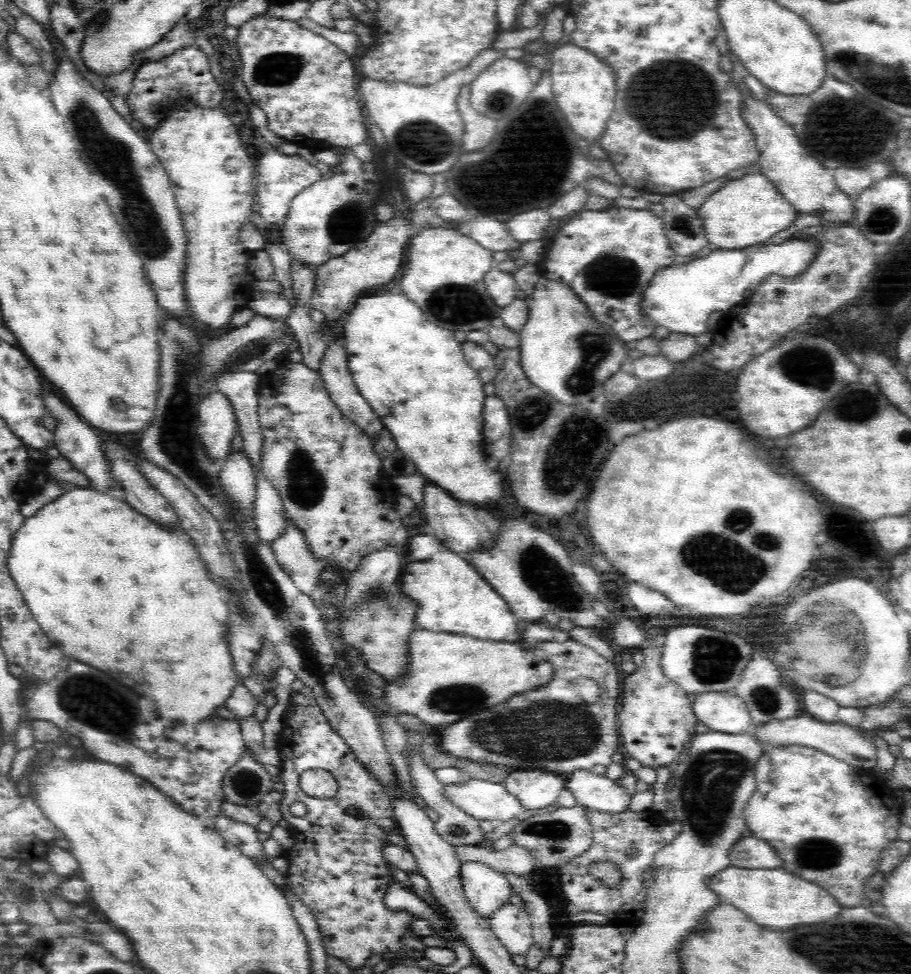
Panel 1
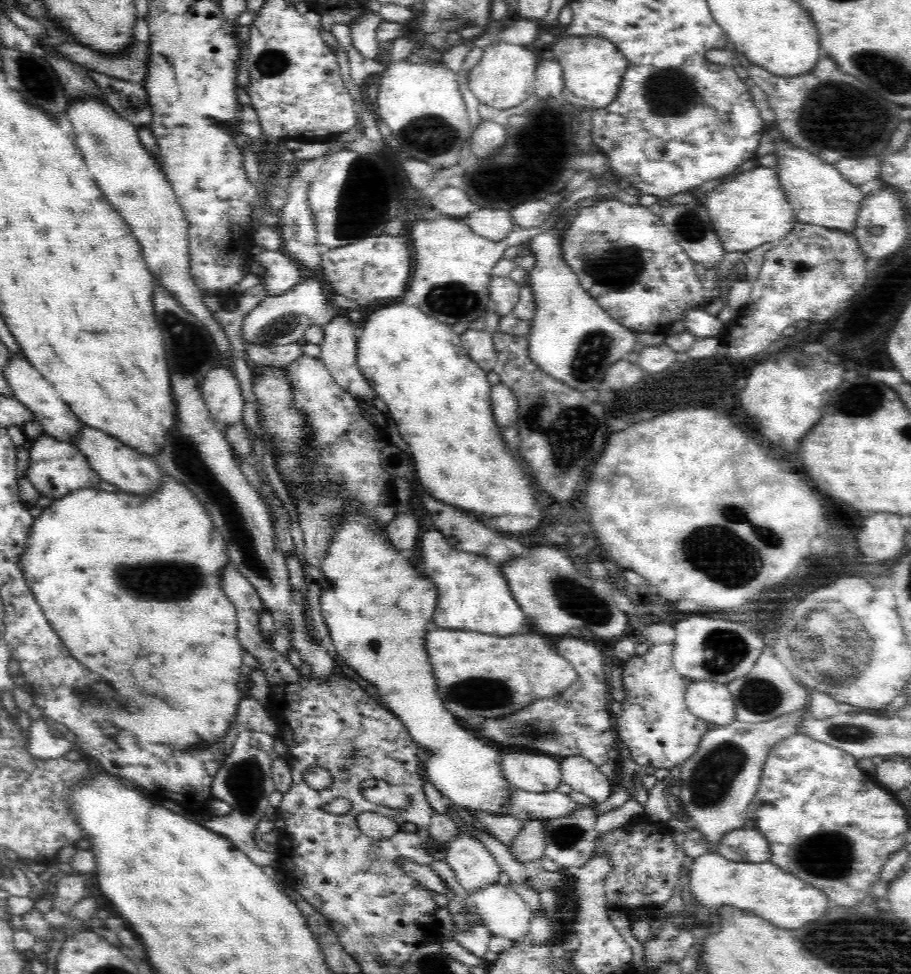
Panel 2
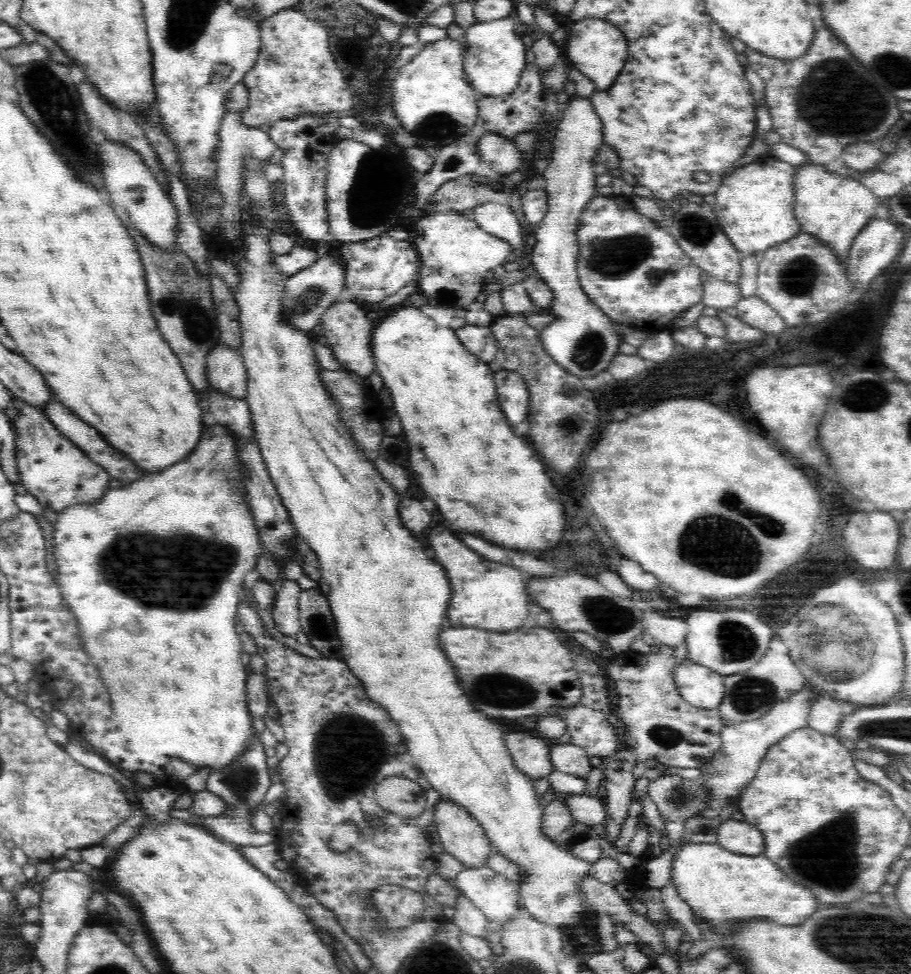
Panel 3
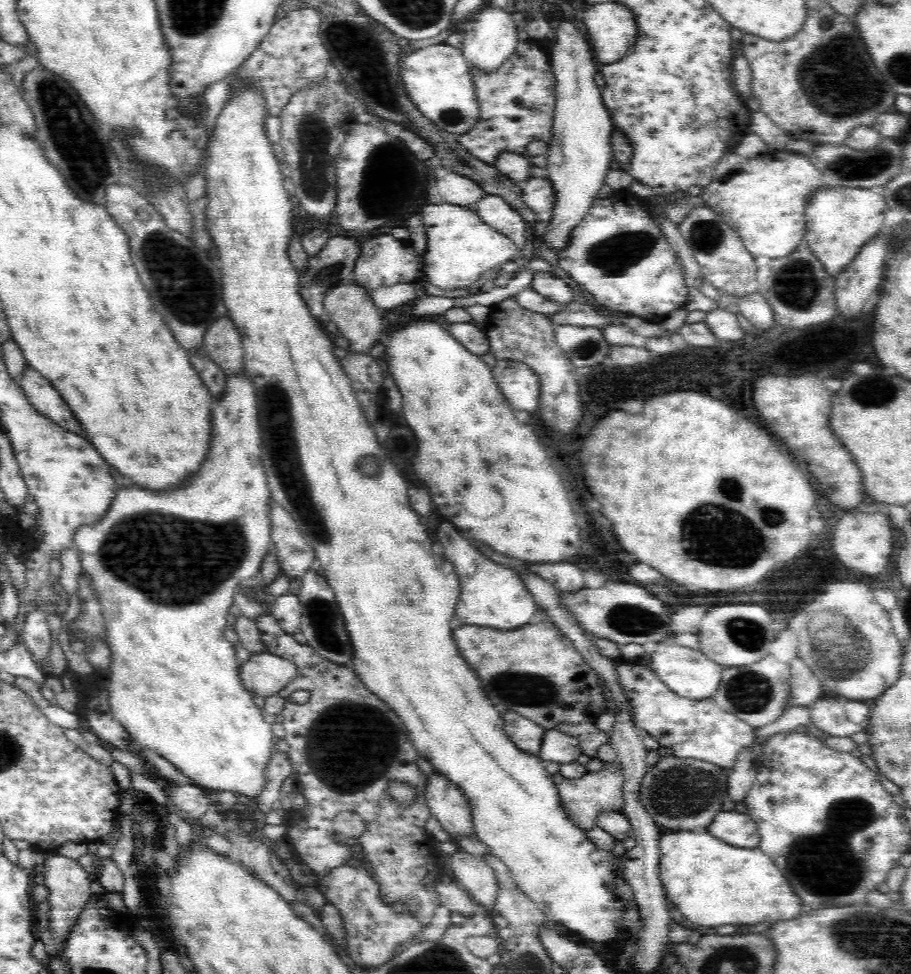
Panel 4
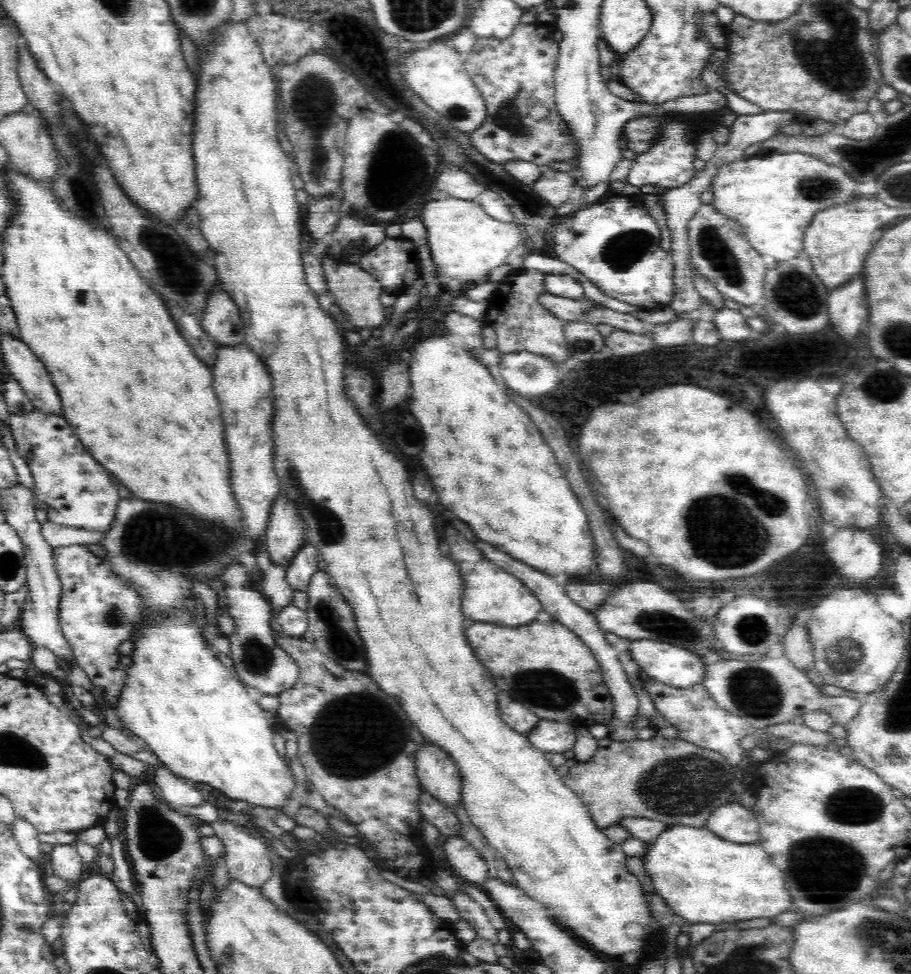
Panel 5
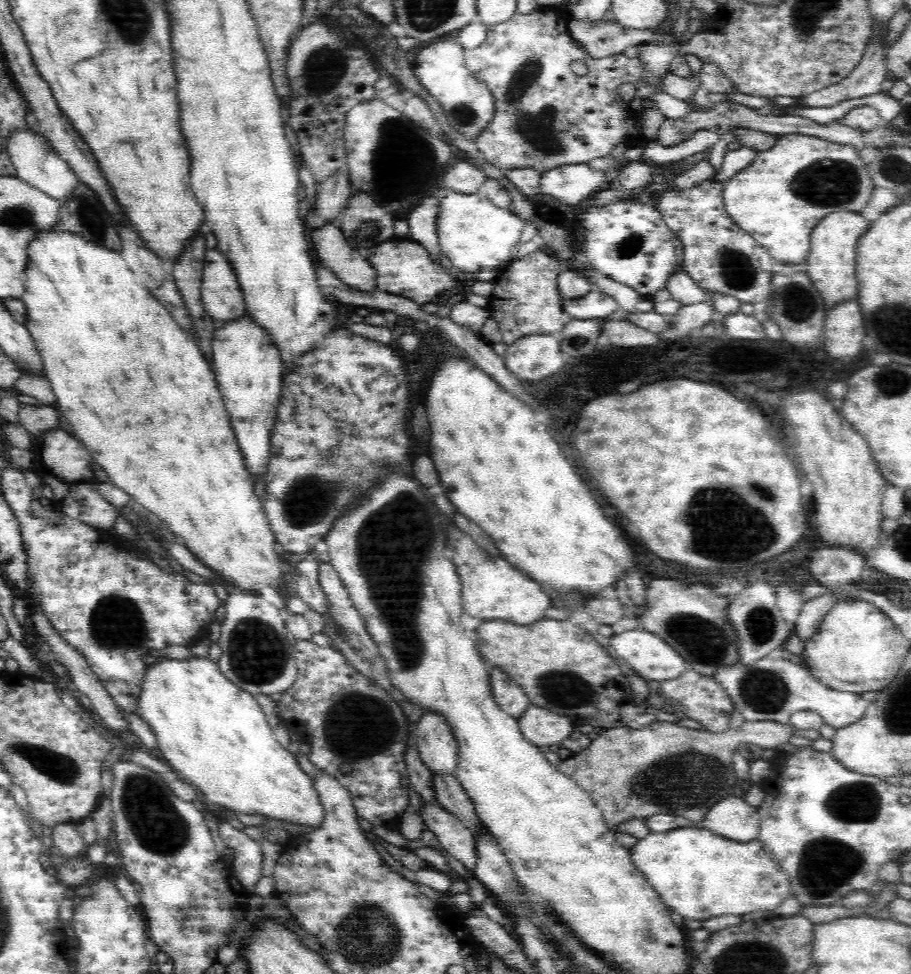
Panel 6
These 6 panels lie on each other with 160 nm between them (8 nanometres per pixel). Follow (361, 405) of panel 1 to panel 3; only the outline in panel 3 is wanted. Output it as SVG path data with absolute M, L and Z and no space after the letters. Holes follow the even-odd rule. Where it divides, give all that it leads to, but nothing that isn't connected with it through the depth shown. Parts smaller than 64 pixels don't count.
M334 302L330 305L321 319L321 334L325 336L327 346L332 350L334 358L343 368L348 368L358 377L366 379L375 371L374 356L372 353L373 328L376 324L366 318L366 312L354 302Z

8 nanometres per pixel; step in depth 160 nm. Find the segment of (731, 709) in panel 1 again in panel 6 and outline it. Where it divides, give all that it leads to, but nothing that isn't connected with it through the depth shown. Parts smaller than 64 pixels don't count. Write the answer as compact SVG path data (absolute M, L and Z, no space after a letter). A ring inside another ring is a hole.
M629 630L610 637L611 646L616 650L618 659L623 660L627 667L630 667L635 674L646 680L672 680L682 676L689 669L684 658L676 652L672 646L666 644L659 636L646 630Z

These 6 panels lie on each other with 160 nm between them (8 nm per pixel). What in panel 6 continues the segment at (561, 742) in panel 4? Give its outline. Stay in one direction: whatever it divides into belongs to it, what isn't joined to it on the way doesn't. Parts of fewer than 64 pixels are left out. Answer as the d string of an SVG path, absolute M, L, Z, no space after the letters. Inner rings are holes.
M530 704L517 721L526 740L538 747L560 744L572 734L575 725L565 716L536 704Z

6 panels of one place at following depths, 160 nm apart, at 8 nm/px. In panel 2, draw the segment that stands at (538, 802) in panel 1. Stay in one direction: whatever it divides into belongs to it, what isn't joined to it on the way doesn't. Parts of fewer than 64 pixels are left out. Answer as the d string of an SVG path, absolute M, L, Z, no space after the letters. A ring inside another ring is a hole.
M523 750L503 755L502 772L514 788L538 794L557 790L563 781L558 758Z

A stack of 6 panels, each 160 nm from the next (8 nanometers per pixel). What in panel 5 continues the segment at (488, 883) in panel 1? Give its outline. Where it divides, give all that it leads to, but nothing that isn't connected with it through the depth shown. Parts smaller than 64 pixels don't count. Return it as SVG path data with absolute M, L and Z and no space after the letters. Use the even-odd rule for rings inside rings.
M424 740L422 746L417 746L415 765L421 788L435 800L450 809L462 803L463 784L458 765L441 745Z

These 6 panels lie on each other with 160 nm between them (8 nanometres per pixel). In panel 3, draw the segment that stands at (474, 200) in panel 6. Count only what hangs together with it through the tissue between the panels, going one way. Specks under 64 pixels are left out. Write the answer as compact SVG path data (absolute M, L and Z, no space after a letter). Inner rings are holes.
M430 212L430 214L422 217L414 230L410 231L416 232L414 244L416 244L421 264L420 280L418 280L419 292L421 292L419 296L428 298L430 304L459 309L461 314L476 306L476 297L484 289L482 286L485 284L485 276L491 268L504 265L506 258L512 253L512 245L508 241L482 230L467 212L464 212L464 214L458 214L458 212Z

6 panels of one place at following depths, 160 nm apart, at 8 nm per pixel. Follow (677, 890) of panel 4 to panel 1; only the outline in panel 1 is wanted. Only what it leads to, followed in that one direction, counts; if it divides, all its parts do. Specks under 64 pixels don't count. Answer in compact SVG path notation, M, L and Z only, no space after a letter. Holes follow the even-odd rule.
M731 865L716 873L708 885L725 903L742 910L756 924L768 928L788 928L800 924L812 924L822 920L832 920L843 910L842 906L827 890L818 888L784 868L746 869Z

